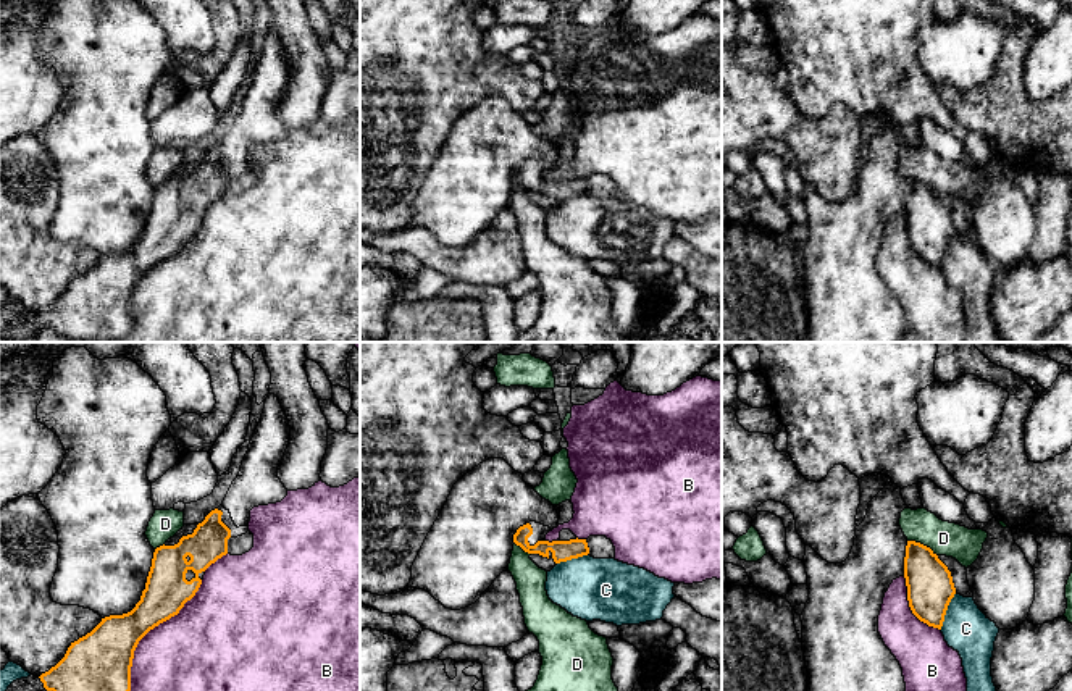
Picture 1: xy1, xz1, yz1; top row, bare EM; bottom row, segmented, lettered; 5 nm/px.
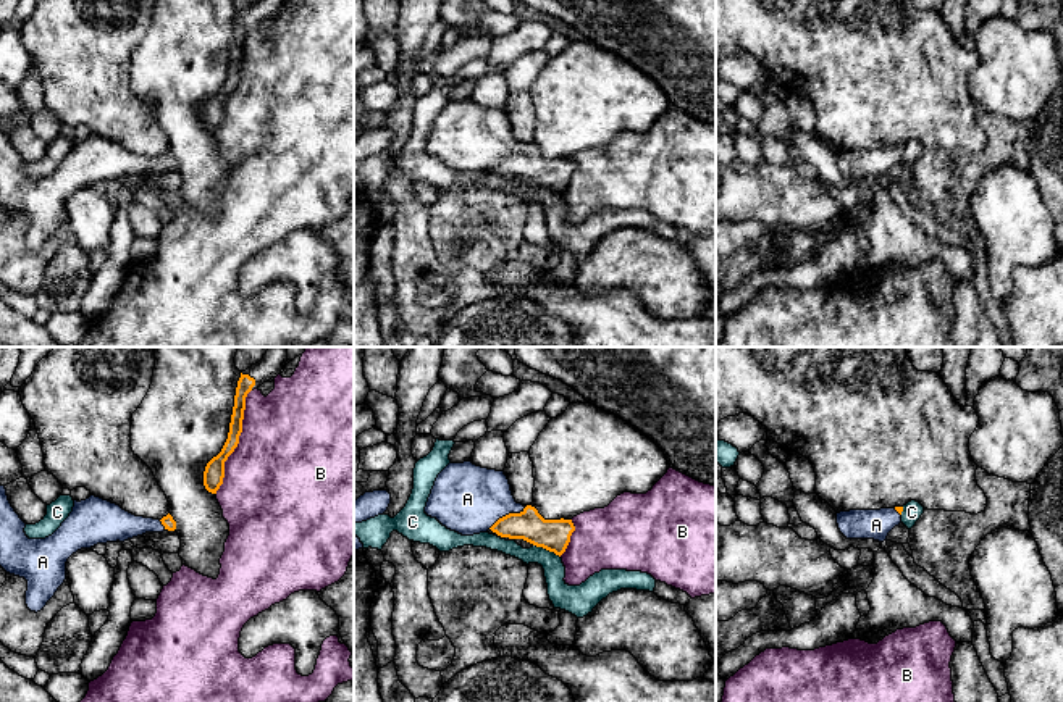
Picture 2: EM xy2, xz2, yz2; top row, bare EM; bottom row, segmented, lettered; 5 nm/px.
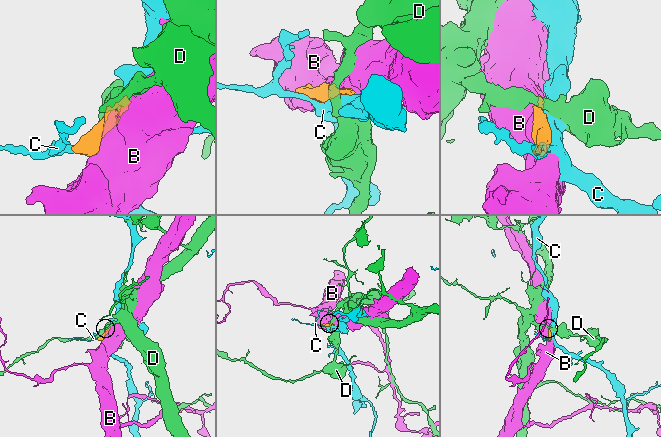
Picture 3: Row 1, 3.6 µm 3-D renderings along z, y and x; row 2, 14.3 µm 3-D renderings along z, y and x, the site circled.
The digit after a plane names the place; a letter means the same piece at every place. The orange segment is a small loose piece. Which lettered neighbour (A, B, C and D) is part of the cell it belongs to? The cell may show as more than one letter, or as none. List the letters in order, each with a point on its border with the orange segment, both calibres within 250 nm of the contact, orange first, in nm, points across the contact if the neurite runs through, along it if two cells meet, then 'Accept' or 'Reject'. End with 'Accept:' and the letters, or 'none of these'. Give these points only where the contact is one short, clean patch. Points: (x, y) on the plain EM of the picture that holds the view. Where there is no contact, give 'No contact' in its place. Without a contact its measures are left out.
A: Touches orange at xz2 (506, 154). Thickness 160 nm (orange) against 340 nm. Path across: xz2 (529, 163), (514, 160), (506, 154), (482, 137), (467, 137). Accept
B: Touches orange at xy1 (141, 276). Thickness 320 nm (orange) against 480 nm. Reject
C: Touches orange at yz1 (946, 247). Thickness 240 nm (orange) against 240 nm. Reject
D: Touches orange at yz1 (922, 183). Thickness 240 nm (orange) against 170 nm. Boundary: yz1 (908, 178), (925, 183), (937, 194). Reject
Accept: A

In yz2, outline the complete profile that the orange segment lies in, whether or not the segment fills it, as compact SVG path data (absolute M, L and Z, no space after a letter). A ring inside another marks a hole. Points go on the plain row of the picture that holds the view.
M903 145L880 148L850 148L837 152L837 163L847 178L887 179L889 171L901 161Z

